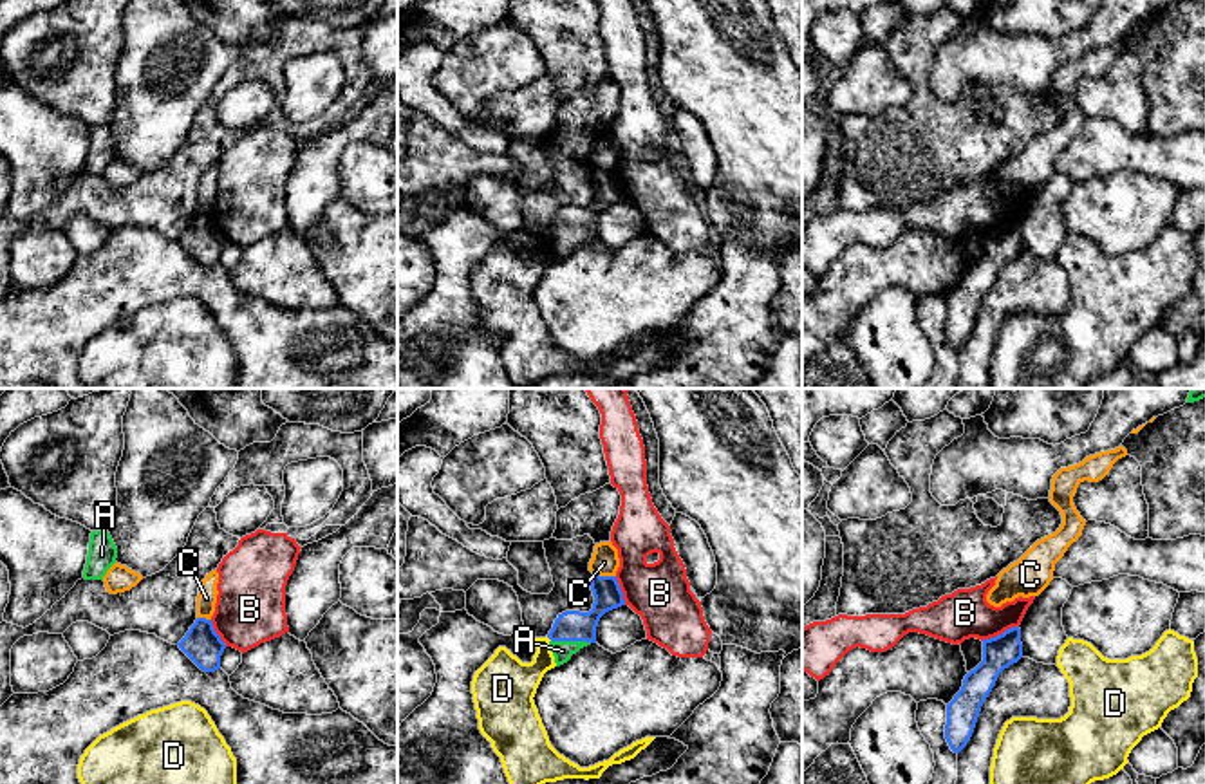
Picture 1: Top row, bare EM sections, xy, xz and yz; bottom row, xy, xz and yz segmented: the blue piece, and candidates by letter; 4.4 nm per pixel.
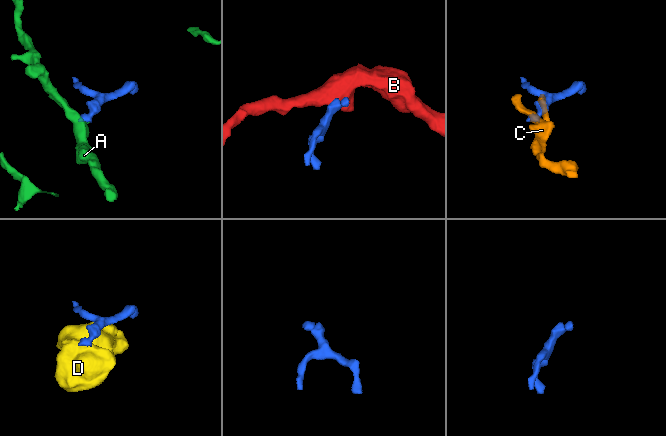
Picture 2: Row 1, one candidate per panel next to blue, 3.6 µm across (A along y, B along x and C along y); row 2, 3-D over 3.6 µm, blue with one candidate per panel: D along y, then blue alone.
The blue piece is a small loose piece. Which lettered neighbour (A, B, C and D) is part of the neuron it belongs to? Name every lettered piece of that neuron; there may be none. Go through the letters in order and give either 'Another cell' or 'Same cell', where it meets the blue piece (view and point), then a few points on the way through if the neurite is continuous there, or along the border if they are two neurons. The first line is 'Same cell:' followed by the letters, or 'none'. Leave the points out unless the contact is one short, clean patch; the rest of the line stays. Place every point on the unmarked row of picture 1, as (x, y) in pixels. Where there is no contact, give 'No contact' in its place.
Same cell: A
A: Same cell. Touches blue at xz (571, 235). Path across: xz (571, 221), (571, 235), (562, 246)
B: Another cell. Touches blue at yz (999, 230). Boundary: yz (1018, 221), (981, 235)
C: Another cell. Touches blue at xz (604, 172). Boundary: xz (593, 168), (615, 172)
D: Another cell. Touches blue at xz (550, 233). Boundary: xz (546, 232), (551, 235)

